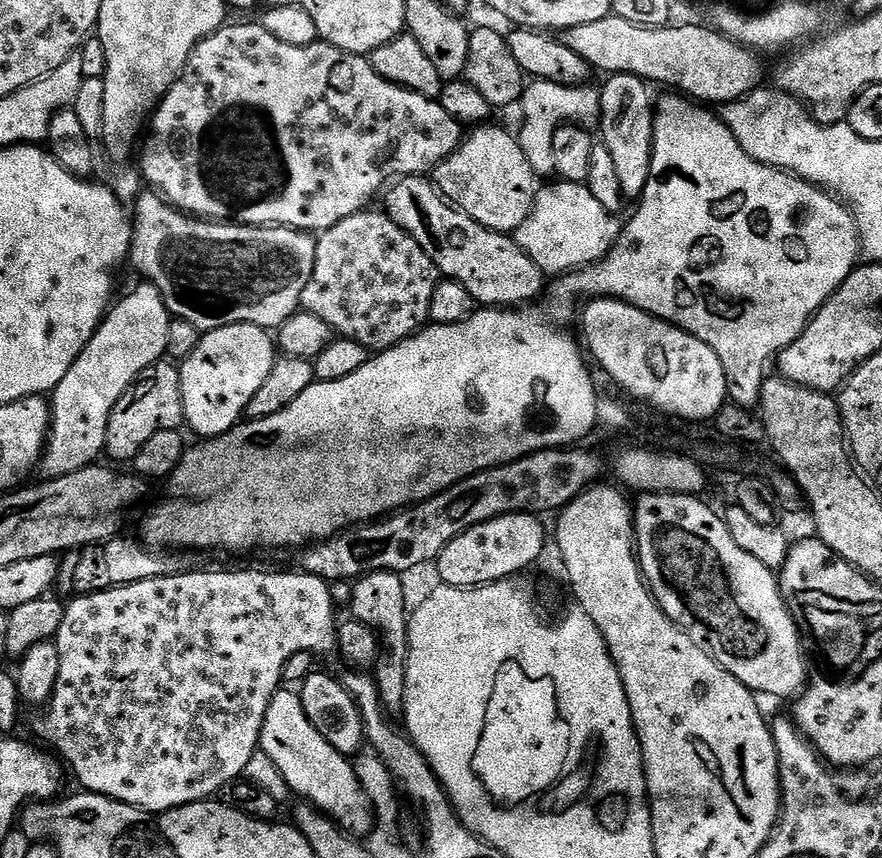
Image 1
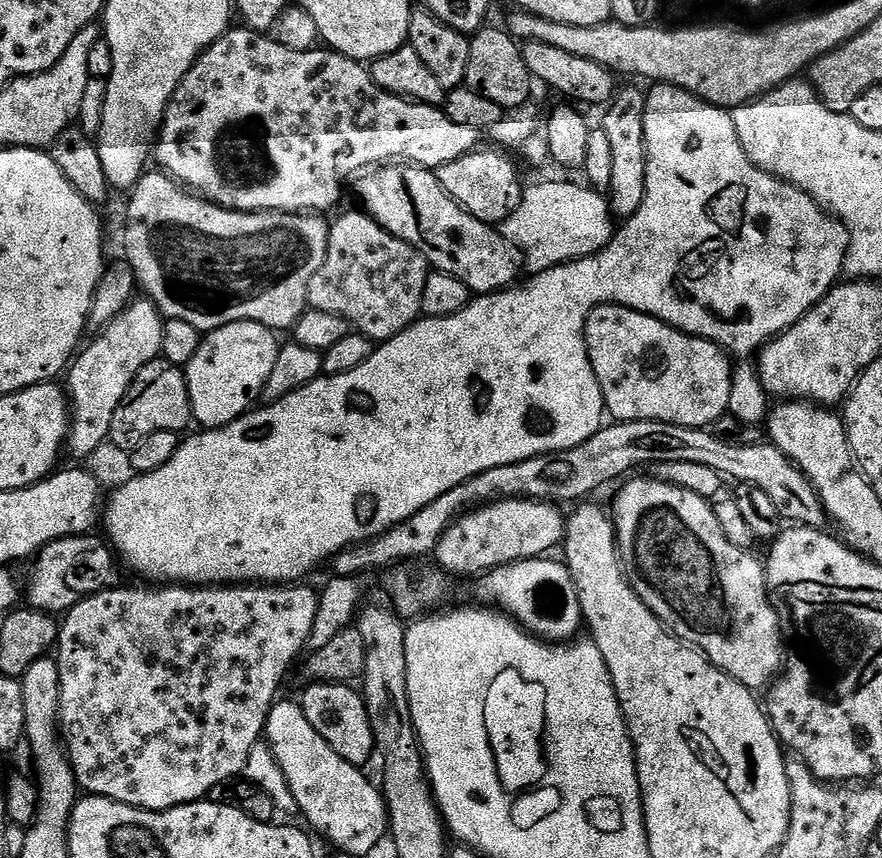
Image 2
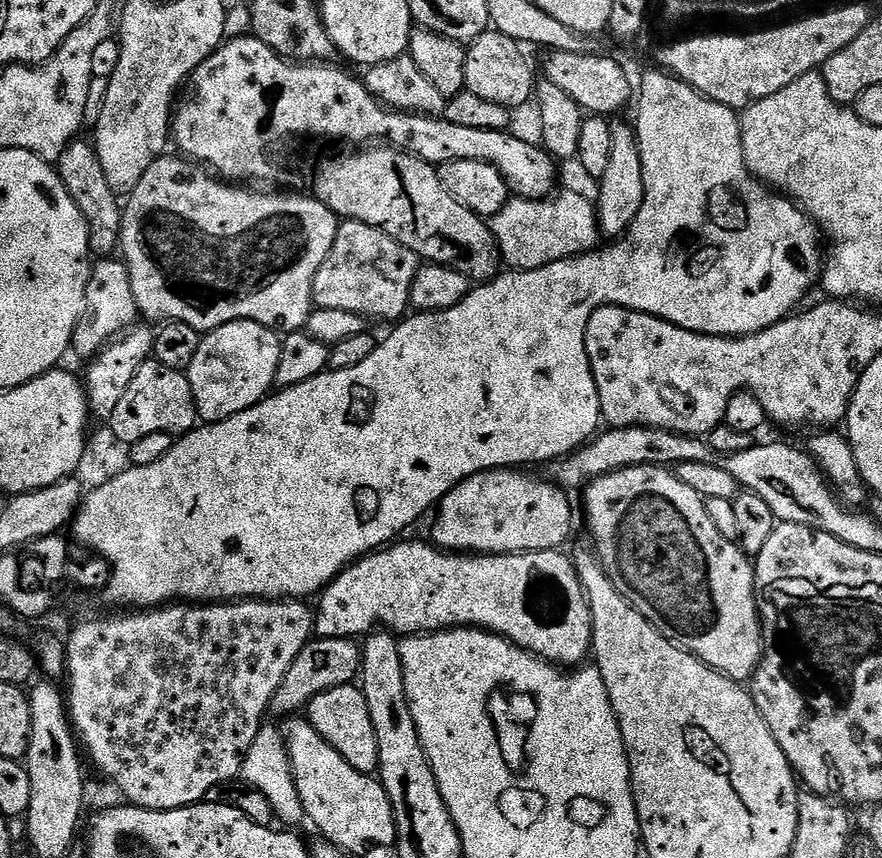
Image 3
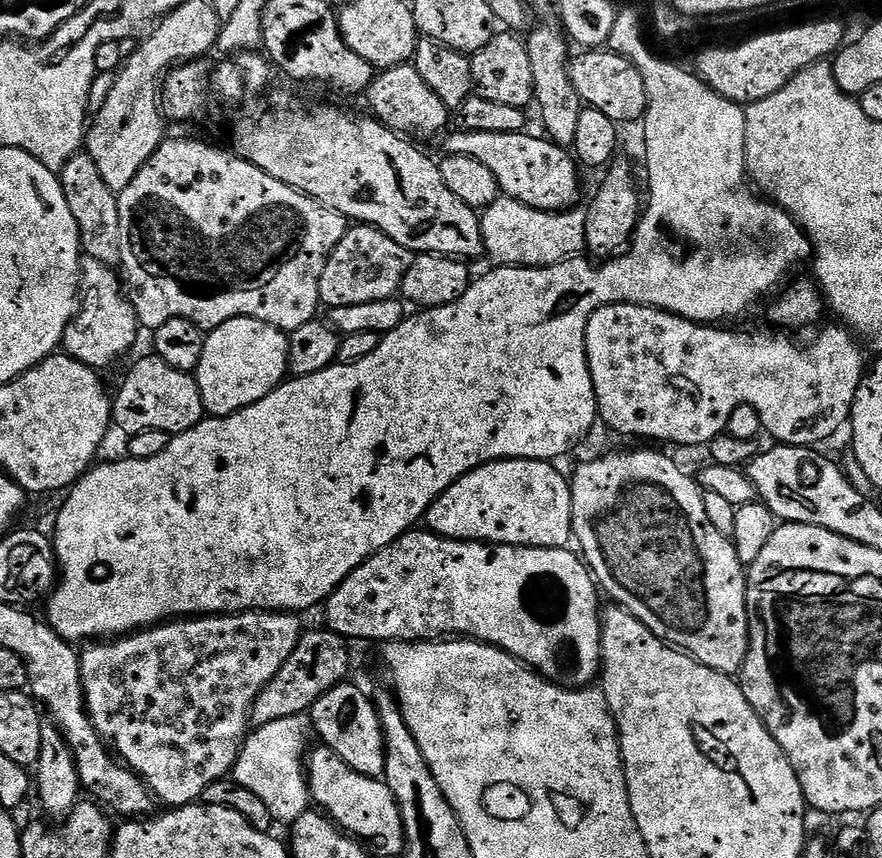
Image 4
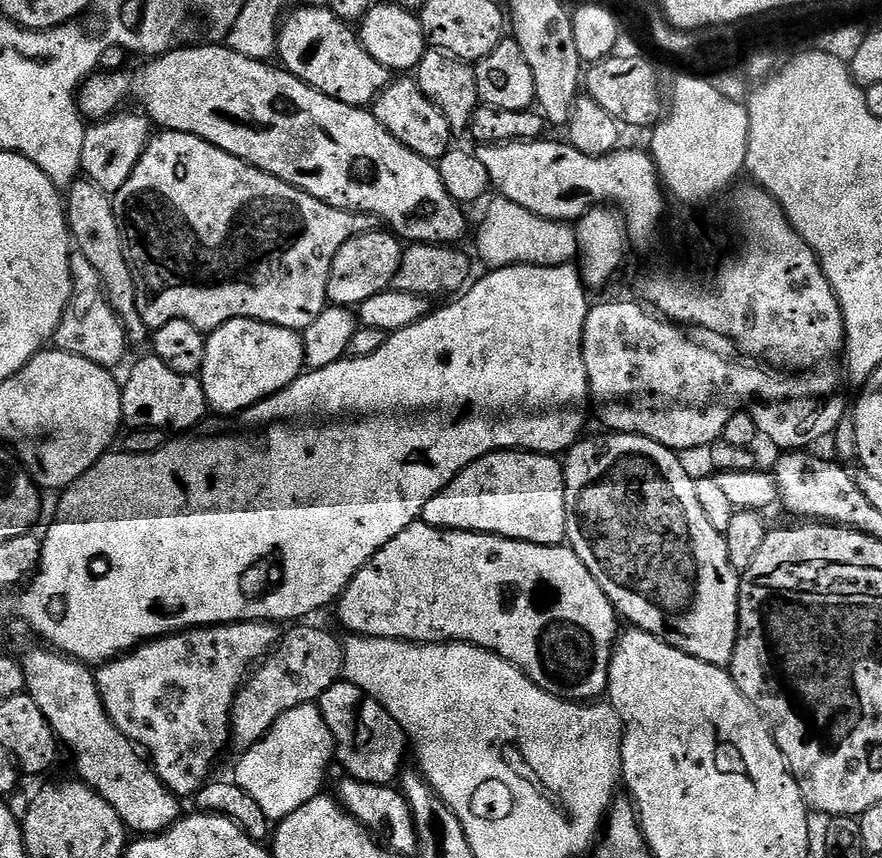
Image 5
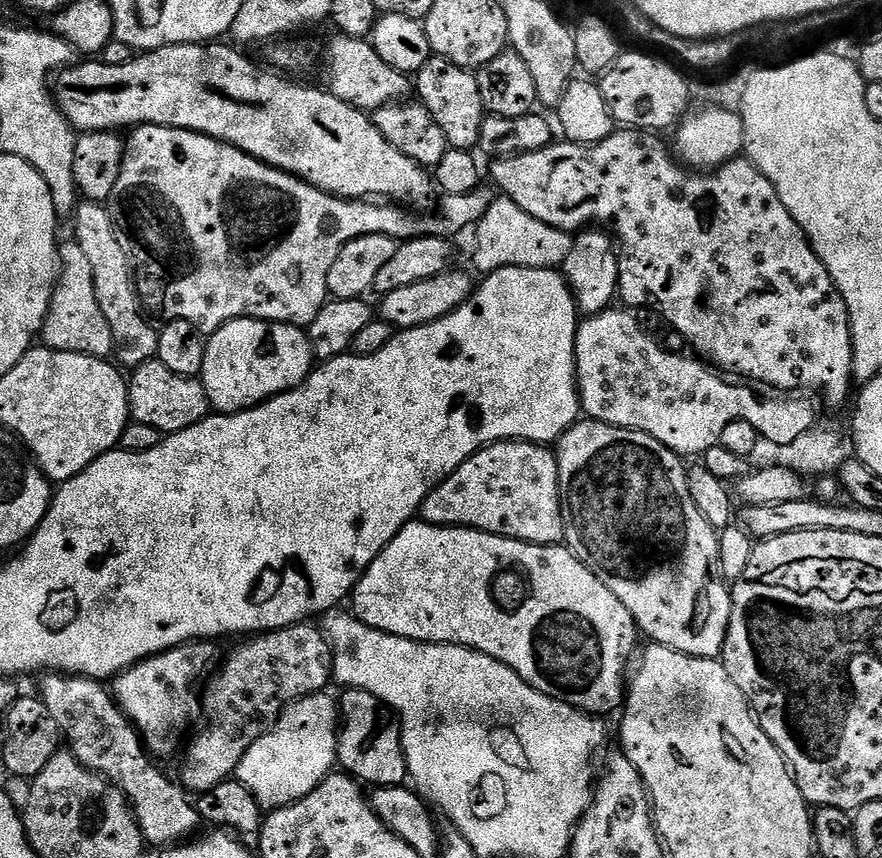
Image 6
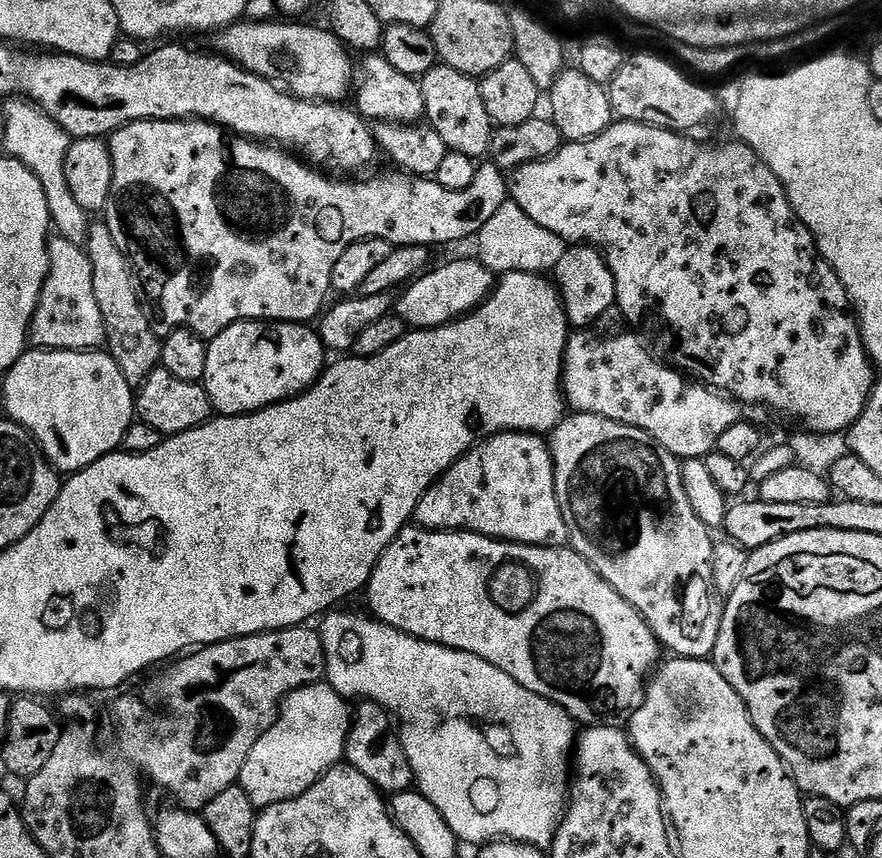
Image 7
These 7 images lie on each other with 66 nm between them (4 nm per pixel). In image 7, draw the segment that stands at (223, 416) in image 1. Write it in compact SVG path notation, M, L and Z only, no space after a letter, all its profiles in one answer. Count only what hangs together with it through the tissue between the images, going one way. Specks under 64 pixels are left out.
M239 320L237 324L231 324L229 328L222 330L222 334L208 341L206 374L202 383L212 403L213 413L221 416L245 416L251 412L261 412L271 404L280 404L308 391L319 380L320 373L326 367L324 356L326 357L326 349L320 341L319 331L307 323Z

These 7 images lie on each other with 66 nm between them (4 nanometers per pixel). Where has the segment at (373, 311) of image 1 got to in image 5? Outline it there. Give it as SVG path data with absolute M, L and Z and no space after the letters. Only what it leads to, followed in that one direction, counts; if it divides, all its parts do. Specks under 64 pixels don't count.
M380 231L358 234L350 238L350 242L346 242L338 254L334 254L330 282L326 282L329 305L355 309L366 302L366 298L374 298L374 294L382 294L392 287L392 279L394 274L398 274L398 266L404 257L405 245L391 231Z

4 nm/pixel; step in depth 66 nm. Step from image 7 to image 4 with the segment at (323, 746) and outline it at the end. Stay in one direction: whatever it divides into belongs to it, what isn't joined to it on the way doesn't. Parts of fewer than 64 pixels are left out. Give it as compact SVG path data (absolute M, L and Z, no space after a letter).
M308 714L261 724L249 731L240 757L232 767L231 779L246 786L246 790L251 790L264 803L266 810L270 810L277 825L290 826L310 810L306 757L313 743L312 738L314 740L314 727Z

